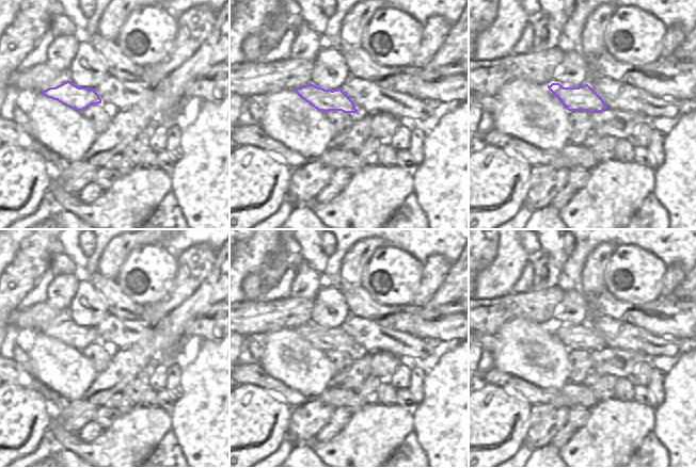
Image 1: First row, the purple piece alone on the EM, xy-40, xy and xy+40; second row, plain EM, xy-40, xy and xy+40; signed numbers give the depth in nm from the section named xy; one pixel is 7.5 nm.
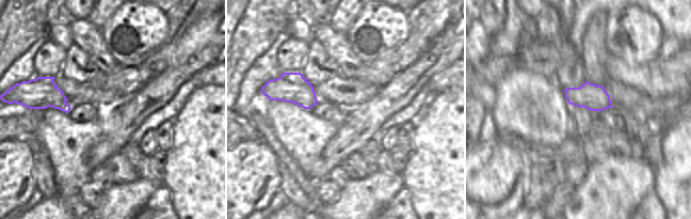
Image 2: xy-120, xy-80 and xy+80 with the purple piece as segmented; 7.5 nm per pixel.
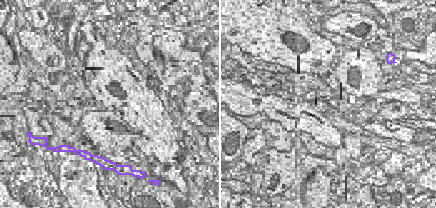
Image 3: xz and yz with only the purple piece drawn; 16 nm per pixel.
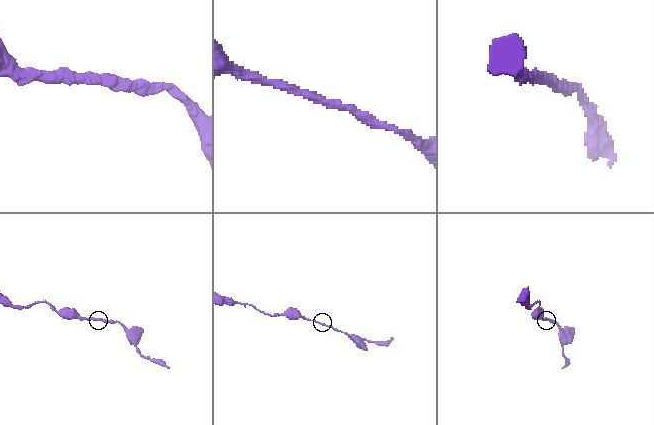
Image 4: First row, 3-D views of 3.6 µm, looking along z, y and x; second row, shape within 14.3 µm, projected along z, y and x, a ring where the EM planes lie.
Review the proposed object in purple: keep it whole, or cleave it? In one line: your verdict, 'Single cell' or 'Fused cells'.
Single cell.

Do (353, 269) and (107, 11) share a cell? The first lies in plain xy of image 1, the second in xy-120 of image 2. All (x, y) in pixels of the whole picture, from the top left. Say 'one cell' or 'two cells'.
one cell

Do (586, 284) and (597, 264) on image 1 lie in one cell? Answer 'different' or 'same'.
same

